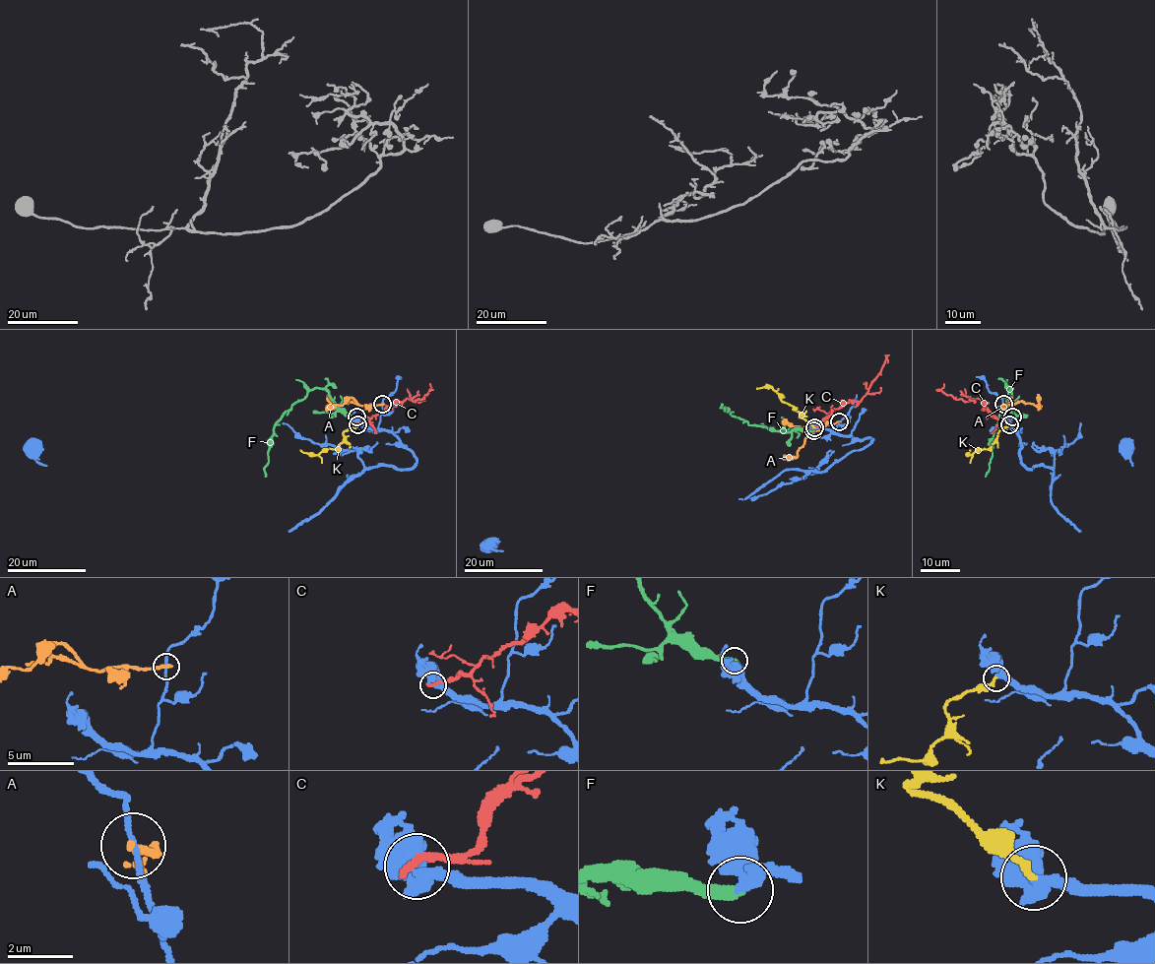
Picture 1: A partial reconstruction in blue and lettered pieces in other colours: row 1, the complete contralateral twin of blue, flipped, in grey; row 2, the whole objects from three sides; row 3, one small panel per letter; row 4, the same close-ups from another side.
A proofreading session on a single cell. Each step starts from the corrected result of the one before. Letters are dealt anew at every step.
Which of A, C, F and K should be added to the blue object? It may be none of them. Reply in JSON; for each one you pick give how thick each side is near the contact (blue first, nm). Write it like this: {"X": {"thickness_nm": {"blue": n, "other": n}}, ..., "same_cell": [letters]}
{"F": {"thickness_nm": {"blue": 440, "other": 360}}, "K": {"thickness_nm": {"blue": 280, "other": 240}}, "same_cell": ["F", "K"]}

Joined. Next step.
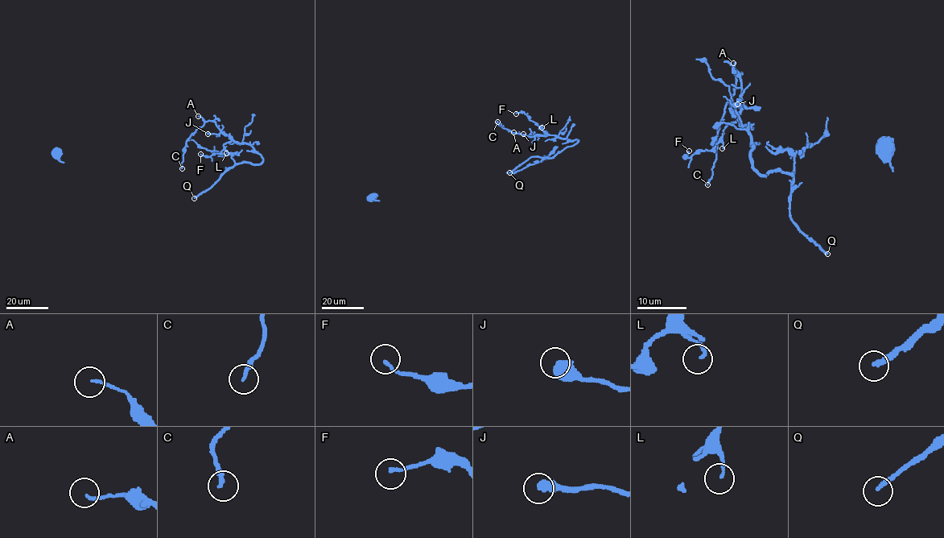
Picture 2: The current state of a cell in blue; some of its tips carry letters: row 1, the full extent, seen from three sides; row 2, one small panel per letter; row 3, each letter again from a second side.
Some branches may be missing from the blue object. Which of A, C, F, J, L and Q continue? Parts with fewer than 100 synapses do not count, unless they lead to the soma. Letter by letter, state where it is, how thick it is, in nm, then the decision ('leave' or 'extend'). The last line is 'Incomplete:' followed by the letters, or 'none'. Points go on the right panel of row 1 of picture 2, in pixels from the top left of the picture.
A: place (733, 63); calibre 120 nm; leave
C: place (707, 184); calibre 240 nm; leave
F: place (689, 151); calibre 150 nm; leave
J: place (737, 104); calibre 550 nm; leave
L: place (722, 148); calibre 140 nm; leave
Q: place (827, 254); calibre 220 nm; extend
Incomplete: Q

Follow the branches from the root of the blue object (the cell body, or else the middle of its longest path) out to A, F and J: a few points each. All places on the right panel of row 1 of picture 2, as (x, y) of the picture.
A: (884, 148), (827, 117), (826, 132), (795, 152), (792, 173), (760, 175), (738, 120), (733, 63)
F: (884, 148), (827, 117), (826, 132), (795, 152), (792, 173), (760, 175), (737, 120), (712, 150), (689, 151)
J: (884, 148), (827, 117), (826, 132), (795, 152), (792, 173), (760, 175), (737, 104)

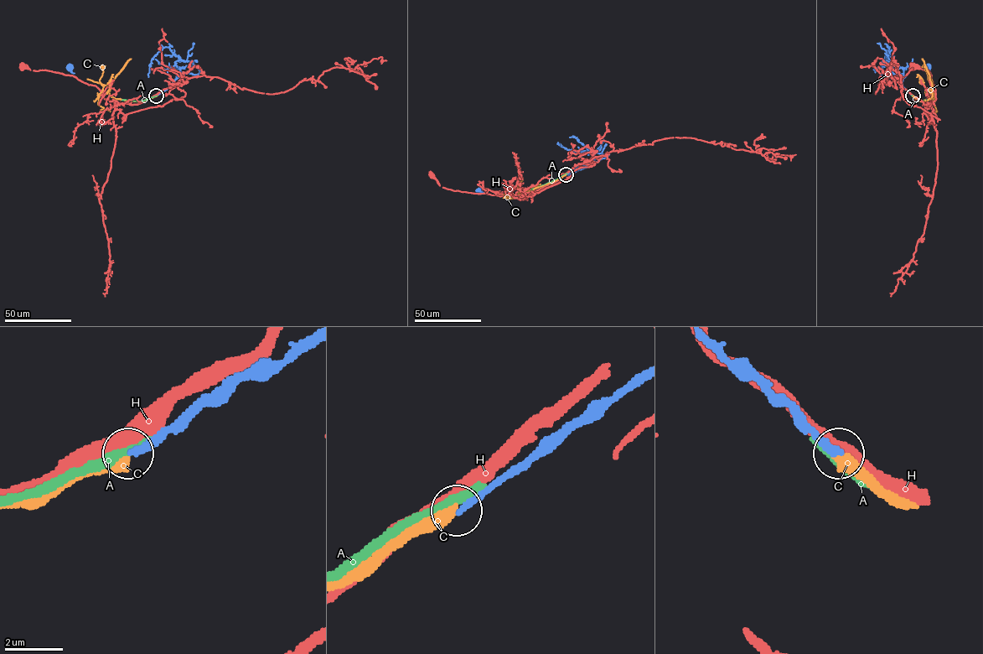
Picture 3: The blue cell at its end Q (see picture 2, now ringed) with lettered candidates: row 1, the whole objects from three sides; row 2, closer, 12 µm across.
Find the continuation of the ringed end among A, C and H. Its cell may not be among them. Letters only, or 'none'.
C

